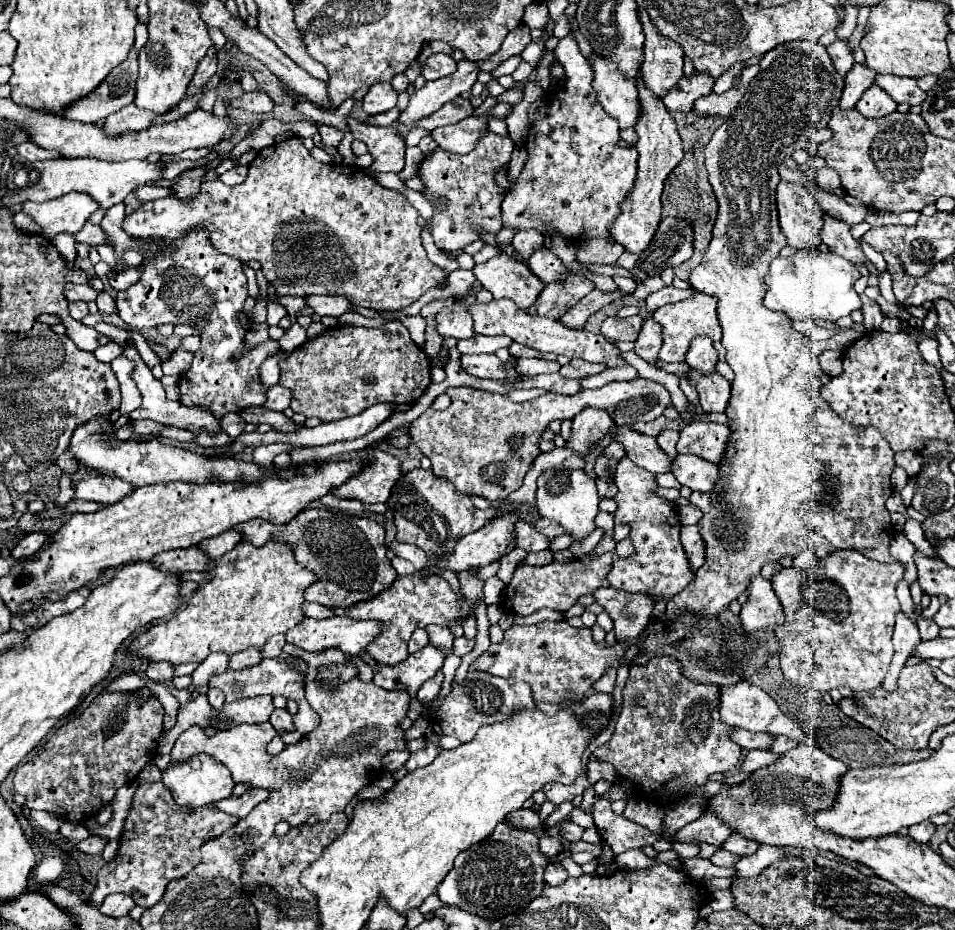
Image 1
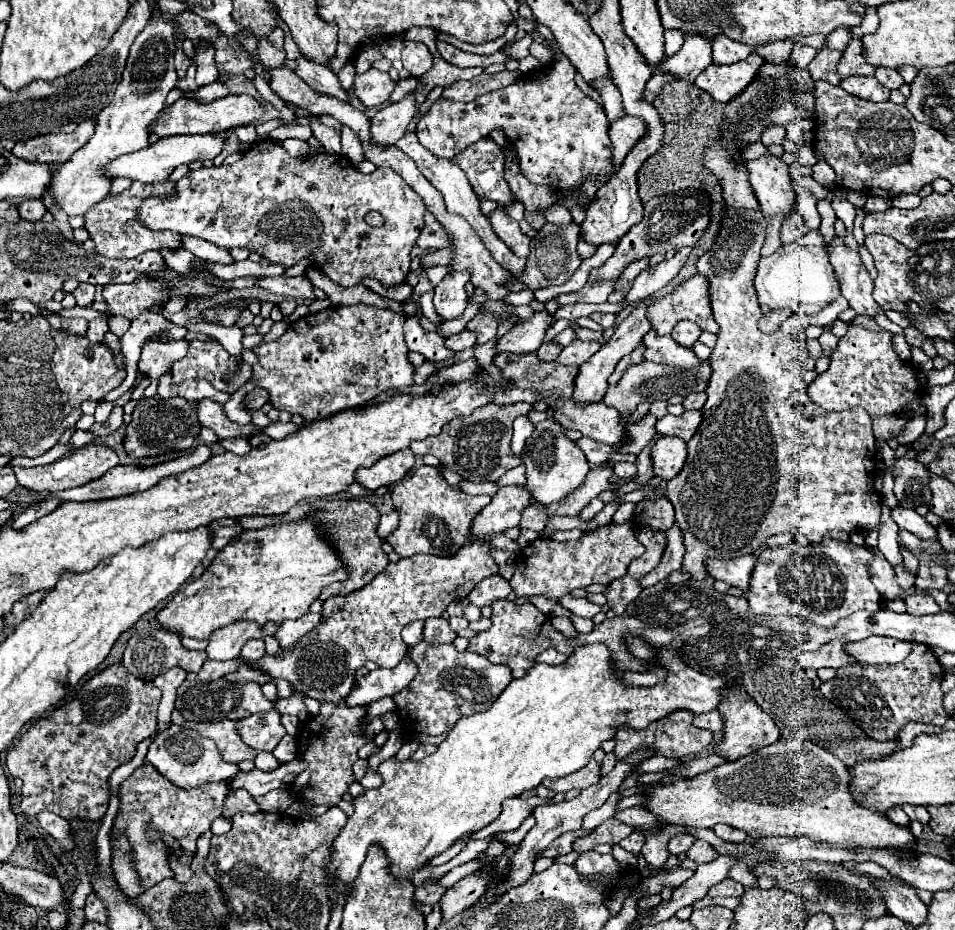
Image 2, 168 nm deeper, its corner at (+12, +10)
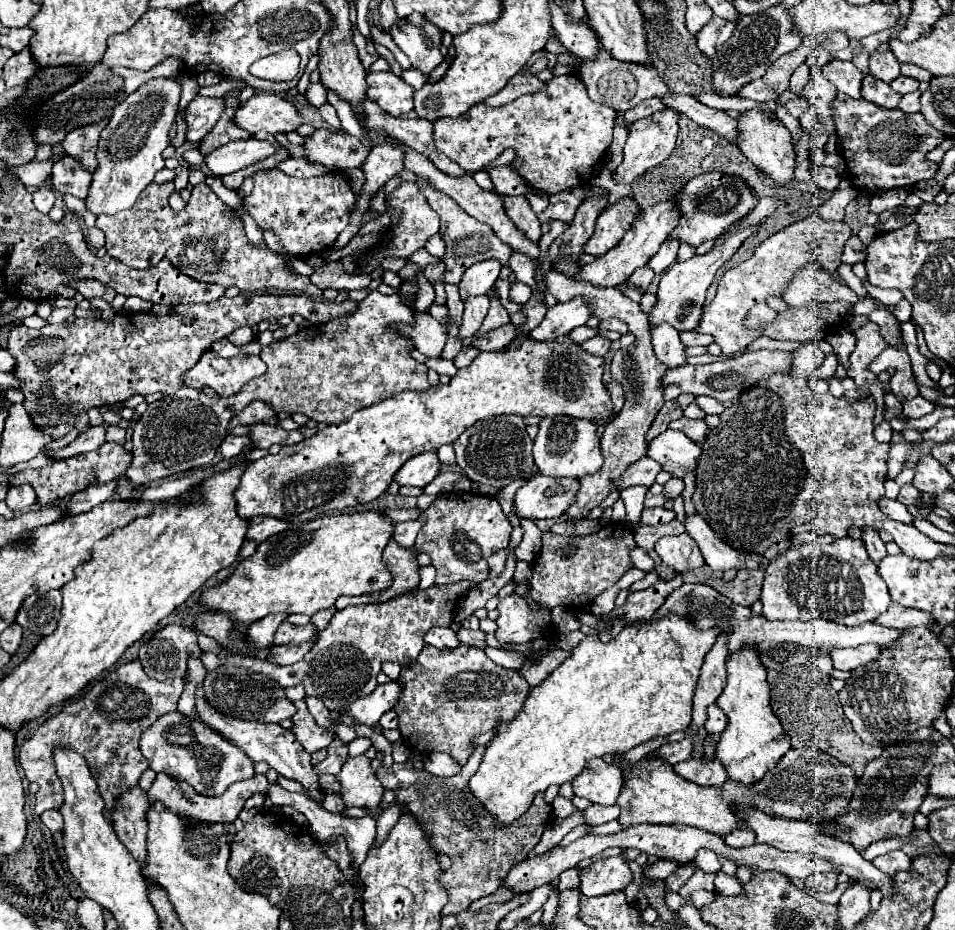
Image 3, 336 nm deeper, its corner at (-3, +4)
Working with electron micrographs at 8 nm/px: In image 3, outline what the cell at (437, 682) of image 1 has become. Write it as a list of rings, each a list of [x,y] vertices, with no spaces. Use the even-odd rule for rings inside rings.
[[[461,628],[461,630],[457,632],[457,638],[459,638],[461,644],[475,646],[475,648],[487,648],[485,632],[481,632],[481,630],[465,630],[465,628]]]

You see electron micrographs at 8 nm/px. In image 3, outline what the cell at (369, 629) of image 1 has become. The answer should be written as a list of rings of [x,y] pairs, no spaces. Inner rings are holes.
[[[283,622],[275,634],[275,646],[283,646],[283,644],[301,644],[311,640],[315,634],[315,628],[311,624],[307,626],[295,626],[291,622]]]

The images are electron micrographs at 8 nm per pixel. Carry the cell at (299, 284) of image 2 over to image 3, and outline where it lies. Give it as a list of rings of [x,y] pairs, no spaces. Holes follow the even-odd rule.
[[[151,182],[151,186],[139,194],[139,202],[135,202],[131,210],[123,210],[123,214],[115,216],[97,216],[97,228],[105,234],[107,254],[131,268],[149,268],[161,260],[169,260],[179,272],[193,280],[221,284],[225,288],[237,286],[243,292],[275,288],[313,298],[321,296],[321,290],[307,276],[291,272],[285,258],[275,256],[267,244],[251,244],[245,236],[243,224],[235,222],[235,218],[227,218],[229,206],[223,204],[205,182],[191,190],[189,204],[181,212],[173,212],[169,206],[171,192],[173,182]]]

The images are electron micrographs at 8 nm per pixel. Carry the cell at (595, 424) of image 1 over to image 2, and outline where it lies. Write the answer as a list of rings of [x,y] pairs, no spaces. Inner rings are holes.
[[[640,304],[636,310],[630,312],[630,316],[618,324],[616,332],[612,334],[612,338],[590,358],[586,360],[580,370],[578,370],[578,376],[574,380],[574,400],[578,404],[590,404],[590,402],[600,402],[604,398],[604,392],[606,392],[606,386],[608,386],[608,376],[614,372],[614,366],[620,358],[624,358],[626,354],[630,354],[640,342],[642,342],[642,336],[650,330],[650,322],[646,320],[646,306],[648,304]]]

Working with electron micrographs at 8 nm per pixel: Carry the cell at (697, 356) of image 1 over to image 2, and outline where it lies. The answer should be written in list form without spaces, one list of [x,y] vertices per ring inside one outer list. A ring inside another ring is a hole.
[[[680,322],[676,324],[676,328],[672,330],[672,338],[680,344],[680,346],[686,346],[686,348],[692,348],[696,342],[698,342],[698,336],[700,336],[700,328],[692,322]]]

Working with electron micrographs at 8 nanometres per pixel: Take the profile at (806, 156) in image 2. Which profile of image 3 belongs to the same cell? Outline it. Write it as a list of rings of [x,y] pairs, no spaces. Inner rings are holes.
[[[821,166],[821,168],[819,168],[819,174],[815,176],[815,182],[817,182],[819,188],[833,192],[833,190],[839,186],[841,178],[839,178],[839,172],[837,172],[835,168],[825,168],[825,166]]]

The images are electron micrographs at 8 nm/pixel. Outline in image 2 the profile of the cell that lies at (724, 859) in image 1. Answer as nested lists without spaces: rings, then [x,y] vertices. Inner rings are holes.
[[[698,840],[692,844],[692,848],[686,852],[686,856],[698,864],[706,864],[710,860],[716,860],[716,856],[720,856],[710,844],[704,844],[704,840]]]

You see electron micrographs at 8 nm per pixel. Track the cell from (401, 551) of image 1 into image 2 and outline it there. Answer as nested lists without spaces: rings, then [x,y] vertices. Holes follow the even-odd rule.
[[[384,514],[382,518],[380,518],[380,524],[378,524],[378,536],[384,540],[384,538],[388,538],[394,530],[398,528],[398,516],[396,514]]]

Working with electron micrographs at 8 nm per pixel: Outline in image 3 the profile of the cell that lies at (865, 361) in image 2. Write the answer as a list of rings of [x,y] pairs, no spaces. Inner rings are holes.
[[[867,322],[865,326],[857,328],[853,332],[853,336],[857,338],[857,344],[855,344],[855,350],[849,356],[851,368],[847,370],[847,374],[855,380],[857,388],[861,390],[861,398],[869,396],[867,394],[867,384],[879,384],[881,388],[889,388],[889,384],[881,384],[877,380],[877,374],[867,370],[869,362],[875,360],[879,356],[879,352],[883,352],[887,348],[885,340],[879,334],[879,326],[875,326],[873,322]]]

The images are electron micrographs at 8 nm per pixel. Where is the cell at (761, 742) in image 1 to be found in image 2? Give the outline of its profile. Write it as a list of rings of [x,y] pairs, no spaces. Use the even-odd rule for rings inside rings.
[[[712,710],[712,712],[706,712],[706,714],[698,714],[694,718],[694,724],[700,726],[700,728],[706,728],[706,730],[712,730],[716,734],[720,734],[724,730],[724,718],[720,716],[718,710]]]

